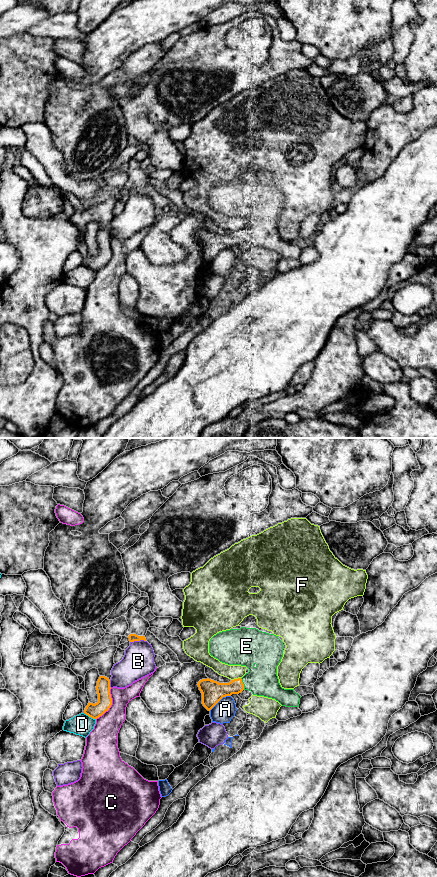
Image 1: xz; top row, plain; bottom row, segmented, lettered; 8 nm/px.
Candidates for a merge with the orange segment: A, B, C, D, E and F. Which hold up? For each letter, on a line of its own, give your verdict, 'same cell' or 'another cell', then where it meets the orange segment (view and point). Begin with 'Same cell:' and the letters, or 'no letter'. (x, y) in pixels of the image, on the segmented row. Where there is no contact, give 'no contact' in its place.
Same cell: E
A: another cell; contact xz (219, 700)
B: another cell; contact xz (137, 640)
C: another cell; contact xz (111, 704)
D: another cell; contact xz (90, 716)
E: same cell; contact xz (243, 684)
F: another cell; contact xz (235, 679)

